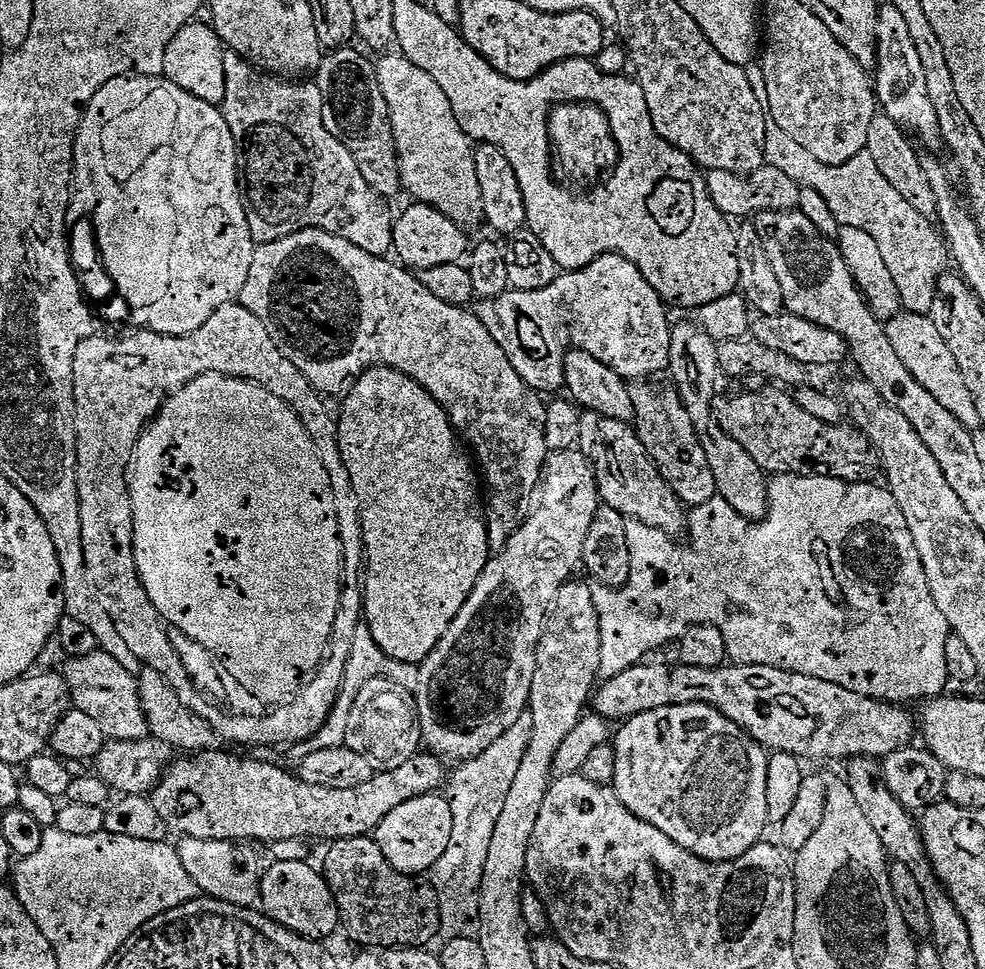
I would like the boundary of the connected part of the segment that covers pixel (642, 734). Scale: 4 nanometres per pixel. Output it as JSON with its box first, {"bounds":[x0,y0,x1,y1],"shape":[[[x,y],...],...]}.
{"bounds":[614,704,770,860],"shape":[[[709,704],[650,710],[623,721],[621,728],[624,729],[614,736],[617,754],[614,791],[634,815],[703,860],[737,860],[761,843],[760,835],[770,824],[766,806],[769,753],[764,745]]]}

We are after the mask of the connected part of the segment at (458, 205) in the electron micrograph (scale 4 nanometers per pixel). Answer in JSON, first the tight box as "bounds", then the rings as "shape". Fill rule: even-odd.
{"bounds":[375,55,485,230],"shape":[[[395,55],[377,59],[375,65],[378,86],[382,90],[382,98],[386,98],[388,117],[392,123],[403,191],[409,192],[413,201],[429,204],[434,210],[446,214],[446,218],[453,220],[460,228],[473,230],[485,219],[482,191],[475,169],[474,141],[462,130],[442,86],[438,86],[438,82],[434,82],[426,70],[418,70],[418,66],[414,66],[414,62],[407,60],[404,55]]]}

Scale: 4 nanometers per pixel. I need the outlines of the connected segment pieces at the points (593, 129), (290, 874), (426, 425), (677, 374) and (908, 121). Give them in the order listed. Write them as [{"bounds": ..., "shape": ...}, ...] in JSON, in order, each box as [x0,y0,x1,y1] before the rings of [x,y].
[{"bounds":[548,104,620,181],"shape":[[[562,104],[559,108],[553,108],[548,115],[548,137],[552,140],[555,167],[561,177],[565,176],[565,181],[599,181],[605,174],[611,173],[620,158],[610,122],[604,111],[593,104]]]},{"bounds":[260,860,342,941],"shape":[[[284,860],[274,865],[268,873],[263,873],[260,898],[263,911],[283,928],[299,936],[307,936],[309,940],[323,941],[324,936],[330,935],[336,927],[341,927],[342,917],[327,879],[317,869],[316,872],[300,860]]]},{"bounds":[336,366,490,665],"shape":[[[379,366],[369,368],[367,372],[356,378],[355,384],[348,389],[343,400],[344,409],[341,410],[340,416],[338,412],[336,443],[338,459],[340,458],[344,463],[344,468],[348,471],[348,480],[352,483],[353,490],[356,491],[357,502],[360,503],[360,528],[364,531],[364,556],[368,559],[368,573],[364,576],[363,619],[370,628],[374,642],[386,655],[398,662],[419,665],[438,646],[439,640],[446,634],[454,618],[458,618],[458,612],[462,610],[462,606],[466,606],[482,570],[488,565],[490,549],[486,508],[482,503],[482,480],[478,475],[478,468],[473,457],[464,456],[465,449],[458,439],[456,429],[448,421],[444,407],[421,384],[414,382],[414,378],[393,368]]]},{"bounds":[668,323,769,516],"shape":[[[677,323],[673,327],[670,338],[670,362],[668,363],[670,376],[676,379],[674,387],[680,393],[680,400],[694,422],[702,450],[706,450],[706,462],[710,462],[710,470],[714,474],[718,495],[726,502],[732,501],[732,504],[736,504],[740,512],[748,512],[748,516],[760,516],[760,512],[764,512],[769,477],[760,469],[758,462],[754,462],[754,458],[750,458],[750,454],[746,454],[746,450],[742,450],[742,446],[738,446],[734,438],[730,438],[730,434],[722,431],[717,420],[708,420],[708,408],[704,408],[704,404],[700,404],[700,400],[692,396],[692,384],[696,384],[696,380],[688,376],[688,368],[720,368],[717,349],[717,341],[712,340],[709,334],[696,324]]]},{"bounds":[874,2,941,150],"shape":[[[891,2],[881,3],[878,14],[874,87],[882,112],[903,128],[909,137],[917,141],[920,139],[928,150],[941,147],[938,113],[934,111],[934,102],[930,102],[930,89],[926,87],[926,70],[922,70],[918,46],[914,46],[914,38],[910,38],[910,30],[902,19],[898,6],[894,6]]]}]

